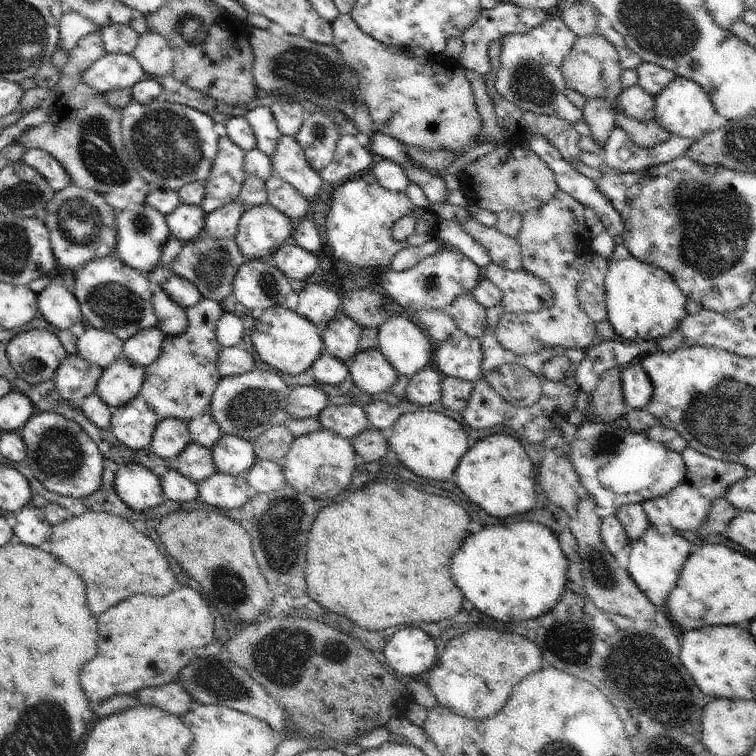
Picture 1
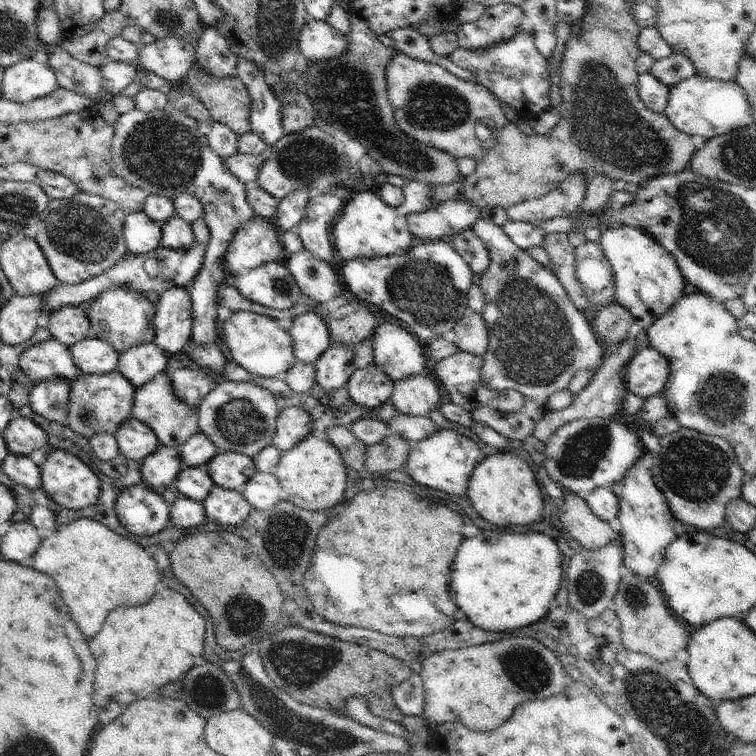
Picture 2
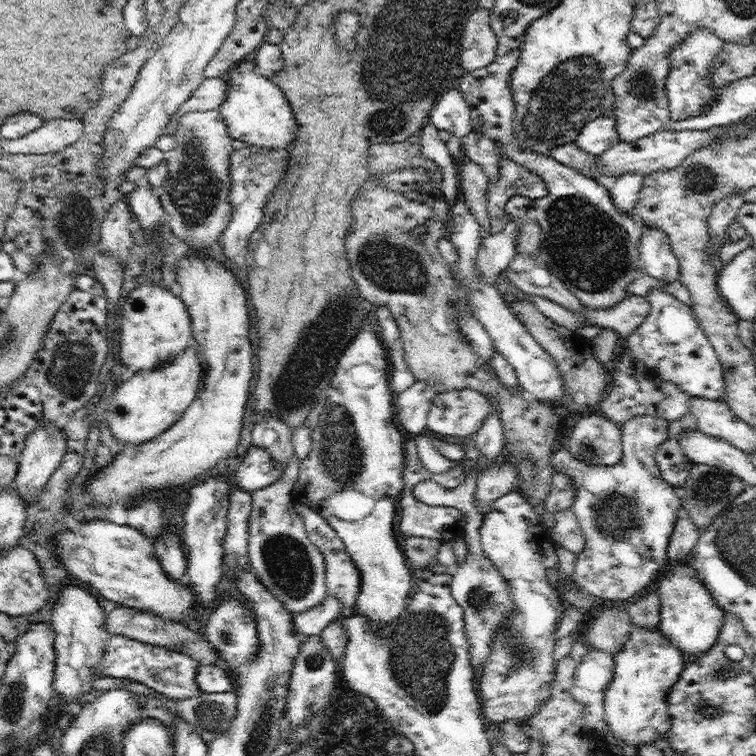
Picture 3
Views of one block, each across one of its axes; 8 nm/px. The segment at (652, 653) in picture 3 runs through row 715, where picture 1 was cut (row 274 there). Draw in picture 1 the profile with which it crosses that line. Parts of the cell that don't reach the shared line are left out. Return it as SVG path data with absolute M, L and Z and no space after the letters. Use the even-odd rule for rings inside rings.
M632 256L626 259L612 259L609 262L608 272L605 276L605 295L608 320L619 340L628 340L628 342L660 340L660 338L668 336L670 332L674 332L688 314L686 310L688 298L678 288L674 278L663 268L642 262Z

